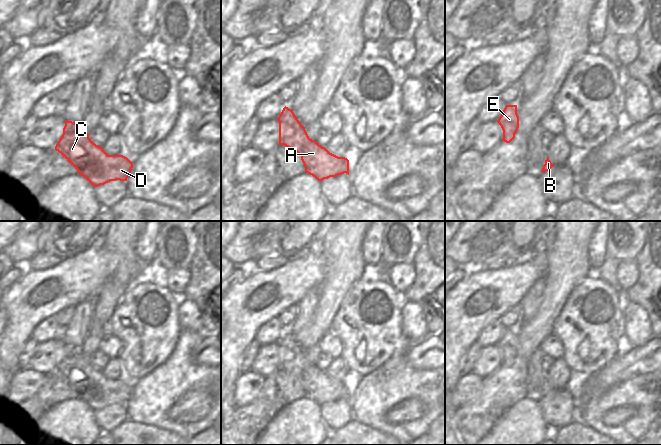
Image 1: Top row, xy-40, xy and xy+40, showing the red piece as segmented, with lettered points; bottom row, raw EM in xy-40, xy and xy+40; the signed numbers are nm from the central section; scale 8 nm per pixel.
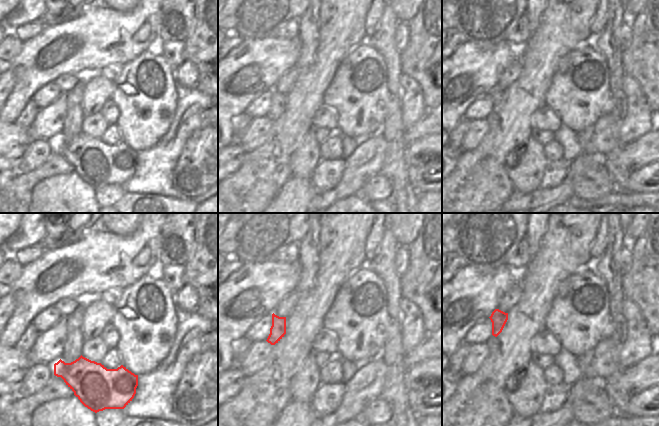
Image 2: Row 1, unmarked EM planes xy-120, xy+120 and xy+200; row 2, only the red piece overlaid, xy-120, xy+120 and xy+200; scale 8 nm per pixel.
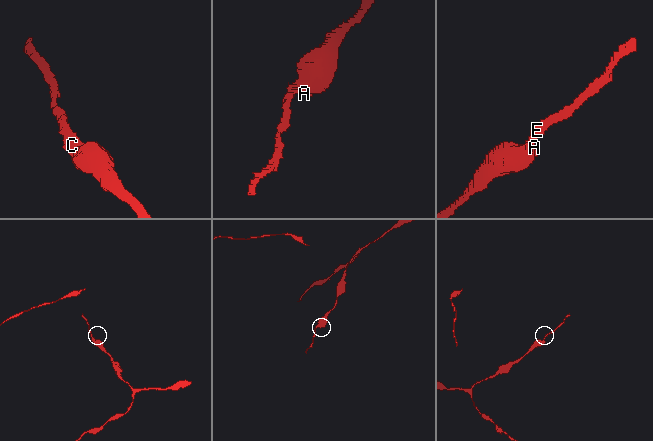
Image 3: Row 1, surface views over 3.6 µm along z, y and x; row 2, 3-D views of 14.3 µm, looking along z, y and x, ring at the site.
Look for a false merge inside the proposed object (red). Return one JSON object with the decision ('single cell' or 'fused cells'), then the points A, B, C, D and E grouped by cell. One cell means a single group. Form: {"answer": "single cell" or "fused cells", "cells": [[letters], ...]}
{"answer": "single cell", "cells": [["A", "B", "C", "D", "E"]]}

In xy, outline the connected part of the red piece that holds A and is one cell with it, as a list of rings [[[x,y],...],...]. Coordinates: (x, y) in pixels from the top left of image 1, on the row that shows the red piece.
[[[285,106],[277,120],[279,145],[284,145],[301,156],[305,173],[318,181],[344,173],[349,175],[349,160],[330,153],[325,147],[310,139],[305,127],[291,109]]]

